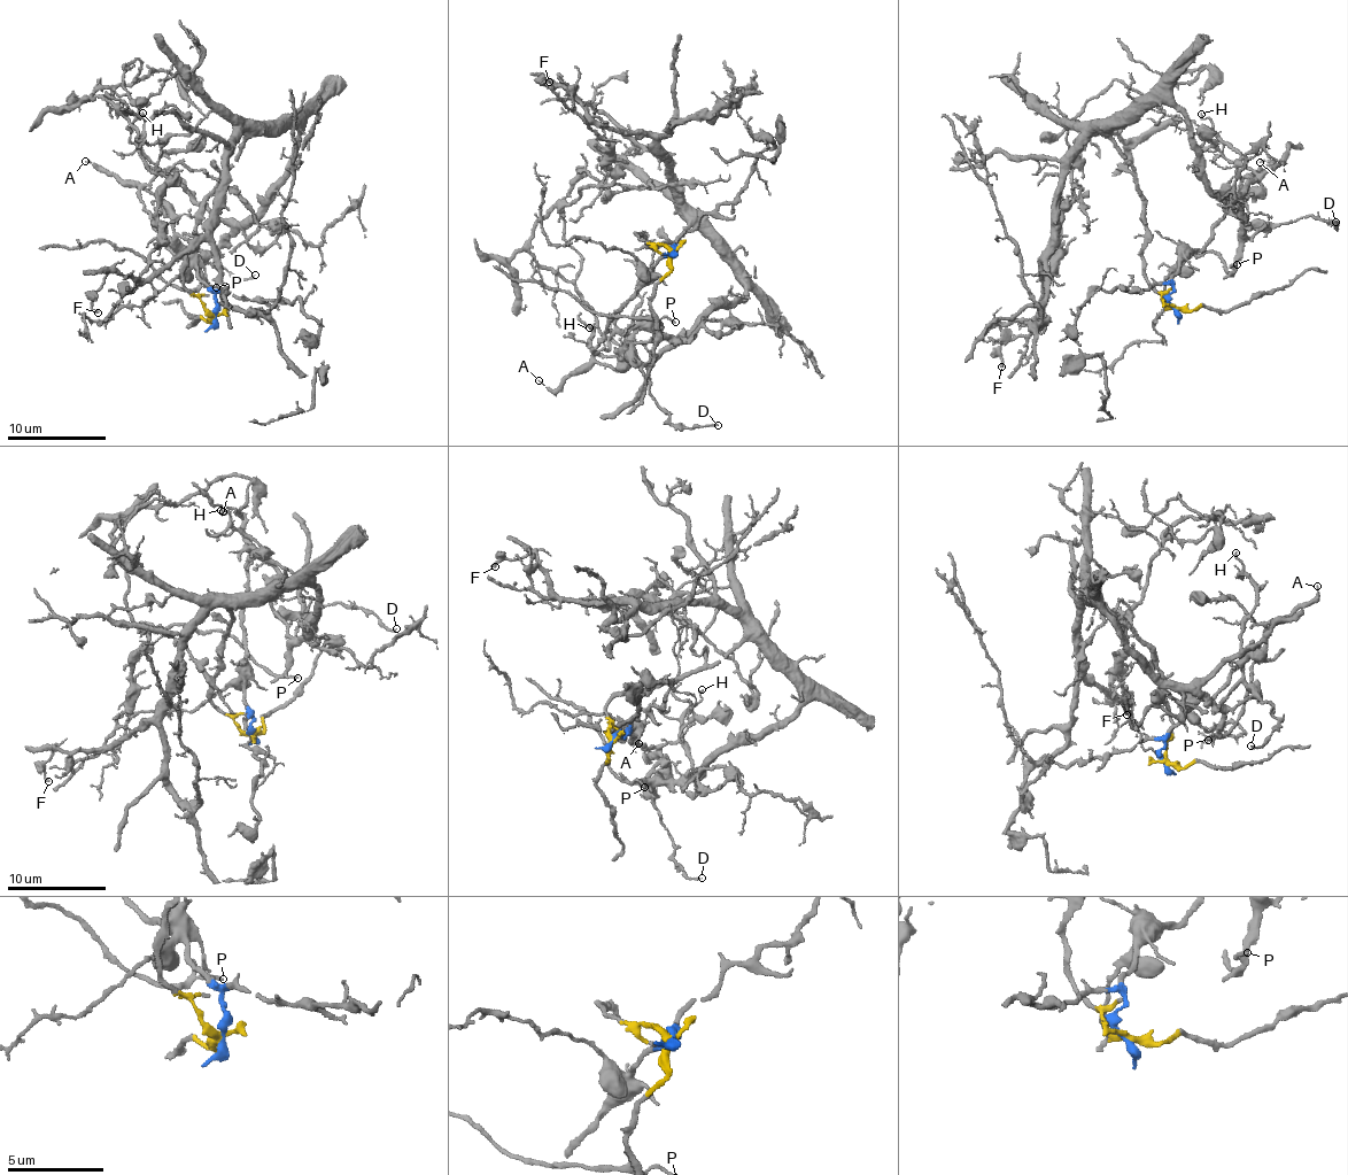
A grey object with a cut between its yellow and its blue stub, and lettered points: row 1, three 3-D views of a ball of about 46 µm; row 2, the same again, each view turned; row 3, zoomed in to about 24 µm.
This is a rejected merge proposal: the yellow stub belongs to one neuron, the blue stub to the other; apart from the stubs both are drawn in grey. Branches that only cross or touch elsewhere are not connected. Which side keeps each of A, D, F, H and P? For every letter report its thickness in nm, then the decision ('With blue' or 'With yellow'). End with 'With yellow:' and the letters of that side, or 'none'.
A: Thickness 90 nm. With blue
D: Thickness 150 nm. With blue
F: Thickness 160 nm. With yellow
H: Thickness 120 nm. With yellow
P: Thickness 160 nm. With yellow
With yellow: F, H, P

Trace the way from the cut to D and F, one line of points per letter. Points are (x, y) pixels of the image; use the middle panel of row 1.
D: (673, 252), (613, 316), (593, 355), (618, 366), (630, 344), (648, 393), (671, 422), (718, 424)
F: (673, 252), (636, 236), (655, 249), (688, 225), (664, 153), (650, 137), (601, 128), (549, 83)

